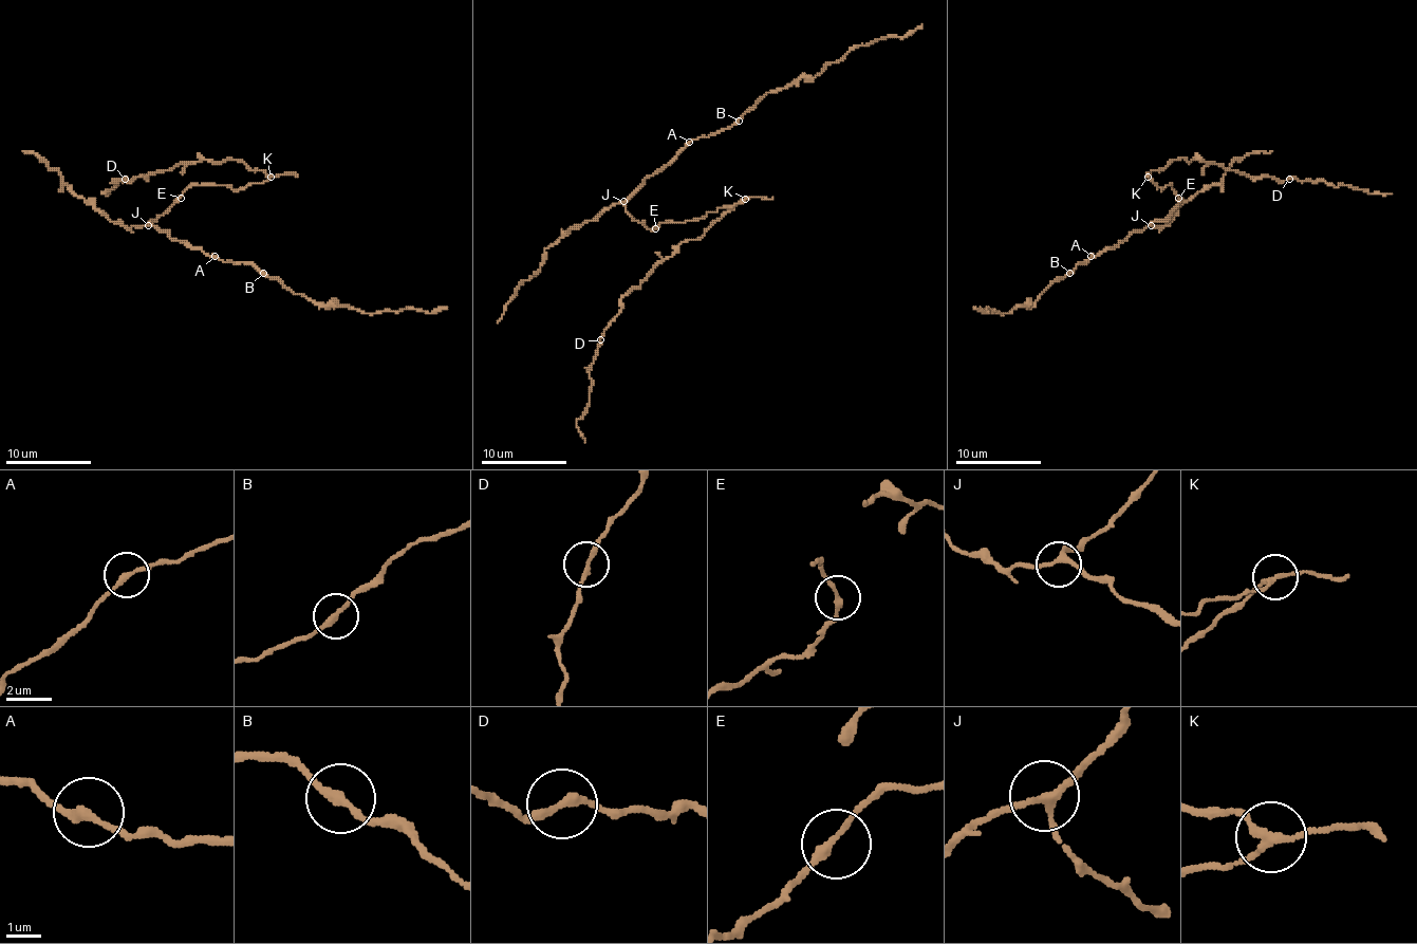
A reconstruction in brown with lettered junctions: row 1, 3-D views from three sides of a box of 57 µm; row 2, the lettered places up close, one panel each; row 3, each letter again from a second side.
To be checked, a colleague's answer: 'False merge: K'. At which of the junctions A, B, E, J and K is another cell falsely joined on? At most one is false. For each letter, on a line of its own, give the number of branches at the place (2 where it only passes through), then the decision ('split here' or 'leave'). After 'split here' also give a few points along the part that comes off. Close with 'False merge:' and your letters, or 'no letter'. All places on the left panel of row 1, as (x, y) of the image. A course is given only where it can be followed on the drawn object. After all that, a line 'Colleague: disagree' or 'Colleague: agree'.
A: 2 | leave
B: 2 | leave
E: 2 | leave
J: 3 | leave
K: 3 | split here | (269, 177), (227, 158), (221, 162), (183, 162), (146, 177), (114, 181), (116, 187), (101, 193), (110, 193)
False merge: K
Colleague: agree

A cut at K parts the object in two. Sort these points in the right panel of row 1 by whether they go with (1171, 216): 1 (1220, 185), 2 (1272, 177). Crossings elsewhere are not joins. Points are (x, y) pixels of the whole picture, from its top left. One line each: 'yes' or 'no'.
1: yes
2: no

